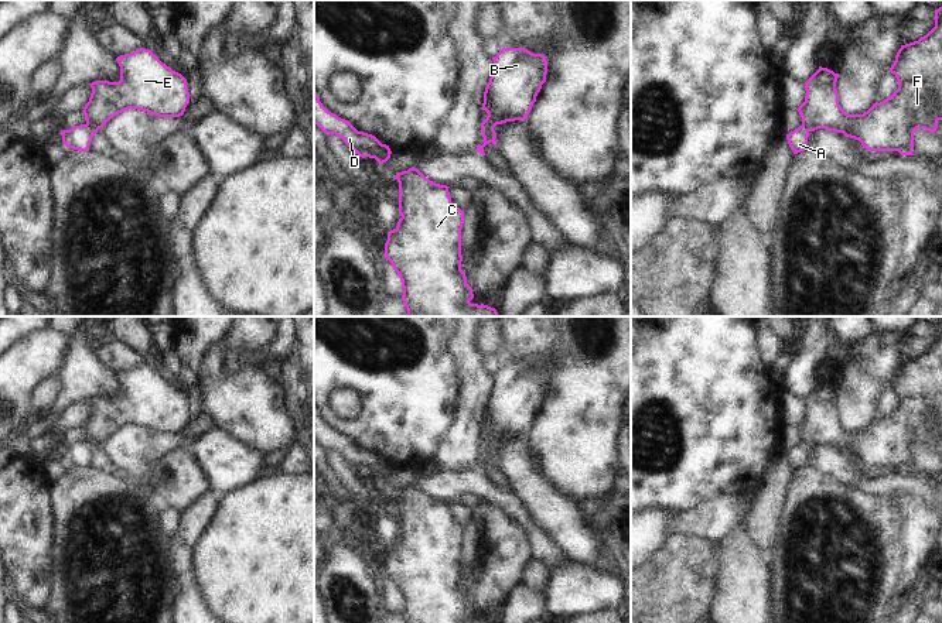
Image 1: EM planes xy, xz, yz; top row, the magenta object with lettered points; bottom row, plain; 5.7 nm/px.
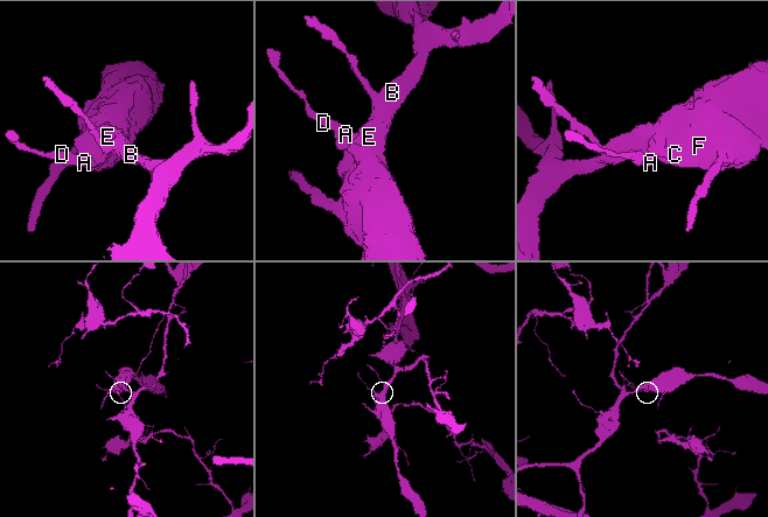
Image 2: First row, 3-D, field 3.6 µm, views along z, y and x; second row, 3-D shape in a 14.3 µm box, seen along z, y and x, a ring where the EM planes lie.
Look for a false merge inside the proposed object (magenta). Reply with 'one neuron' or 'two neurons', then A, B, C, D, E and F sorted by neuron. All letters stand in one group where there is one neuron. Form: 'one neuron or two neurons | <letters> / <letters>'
two neurons | A D / B C E F

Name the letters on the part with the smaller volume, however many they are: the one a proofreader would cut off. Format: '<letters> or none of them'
A, D

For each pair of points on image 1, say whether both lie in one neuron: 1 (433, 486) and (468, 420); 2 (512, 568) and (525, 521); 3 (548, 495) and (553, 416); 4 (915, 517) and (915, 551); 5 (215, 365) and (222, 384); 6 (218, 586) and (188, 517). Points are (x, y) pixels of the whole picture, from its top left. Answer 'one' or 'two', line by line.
1: two
2: two
3: two
4: one
5: one
6: two

